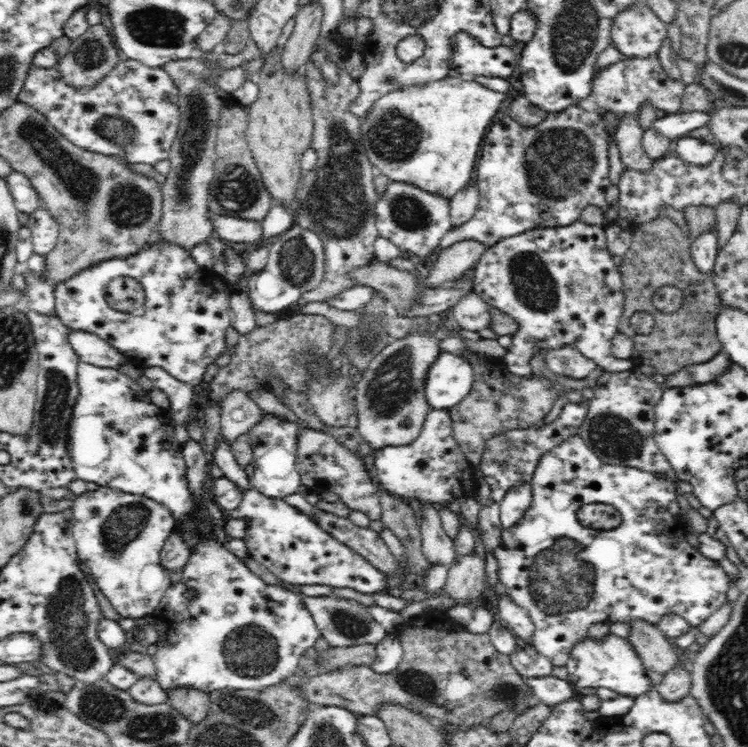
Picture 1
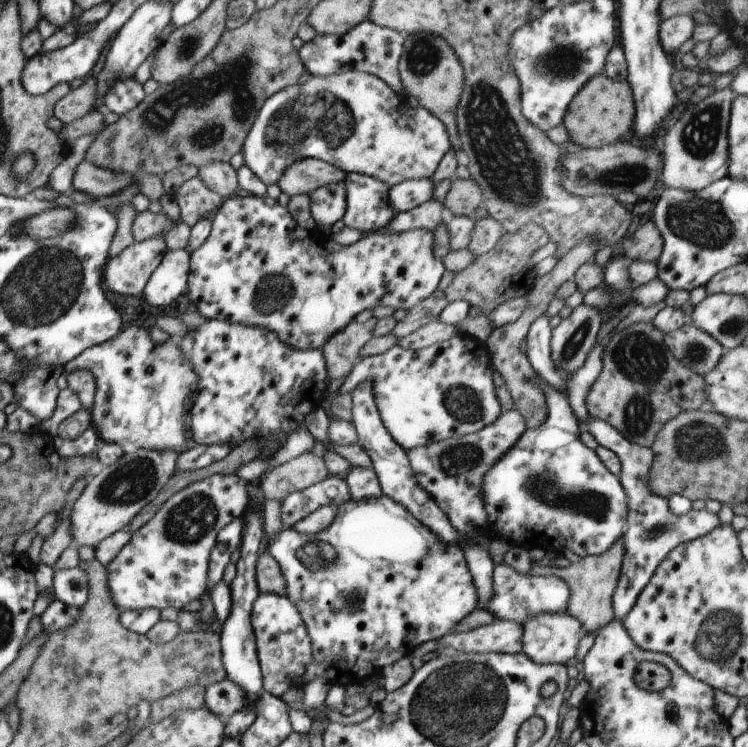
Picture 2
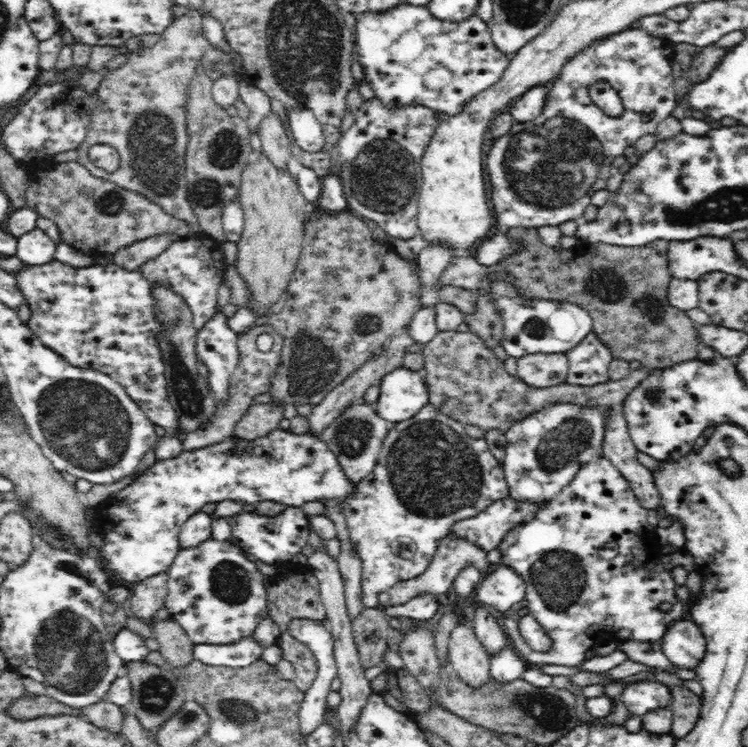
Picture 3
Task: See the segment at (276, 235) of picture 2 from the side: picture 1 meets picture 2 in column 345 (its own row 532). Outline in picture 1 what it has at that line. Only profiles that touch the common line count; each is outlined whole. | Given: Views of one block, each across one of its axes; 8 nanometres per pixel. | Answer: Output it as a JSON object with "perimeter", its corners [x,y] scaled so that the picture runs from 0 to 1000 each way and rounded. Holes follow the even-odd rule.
{"perimeter":[[[348,657],[326,659],[321,677],[301,685],[305,693],[329,693],[332,701],[325,724],[333,744],[353,756],[378,780],[390,784],[430,783],[469,787],[489,797],[516,790],[517,774],[484,743],[447,722],[420,695],[373,667],[361,667]]]}

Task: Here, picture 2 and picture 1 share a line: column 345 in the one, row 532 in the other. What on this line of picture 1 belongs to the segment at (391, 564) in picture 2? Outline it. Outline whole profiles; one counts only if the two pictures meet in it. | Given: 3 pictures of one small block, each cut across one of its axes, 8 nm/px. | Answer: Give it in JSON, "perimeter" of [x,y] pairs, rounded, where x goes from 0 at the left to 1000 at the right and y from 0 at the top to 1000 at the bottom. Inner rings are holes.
{"perimeter":[[[770,581],[757,586],[754,592],[750,592],[746,597],[735,601],[722,612],[718,625],[714,628],[709,649],[711,657],[709,677],[703,680],[701,691],[687,704],[671,710],[668,731],[662,738],[667,756],[666,775],[668,782],[667,790],[663,794],[671,793],[672,797],[684,801],[690,810],[705,817],[705,822],[715,839],[713,854],[709,857],[709,865],[714,866],[717,871],[730,878],[730,881],[734,881],[739,892],[754,892],[759,886],[766,865],[773,858],[785,853],[786,842],[791,835],[810,834],[814,837],[821,835],[821,833],[842,835],[848,830],[858,830],[877,838],[890,822],[904,822],[917,830],[922,839],[933,839],[971,807],[977,784],[973,768],[968,766],[968,760],[963,758],[960,751],[944,747],[930,732],[917,724],[918,711],[914,708],[914,699],[905,689],[898,689],[893,684],[896,672],[901,671],[908,661],[904,644],[898,639],[892,641],[880,640],[874,633],[844,624],[826,624],[805,618],[805,614],[799,613],[799,609],[795,609],[793,602],[789,602],[789,598],[782,593],[782,588]],[[791,672],[818,675],[830,688],[832,697],[829,703],[816,710],[791,708],[779,704],[773,697],[770,684],[775,677],[791,675]]]}

